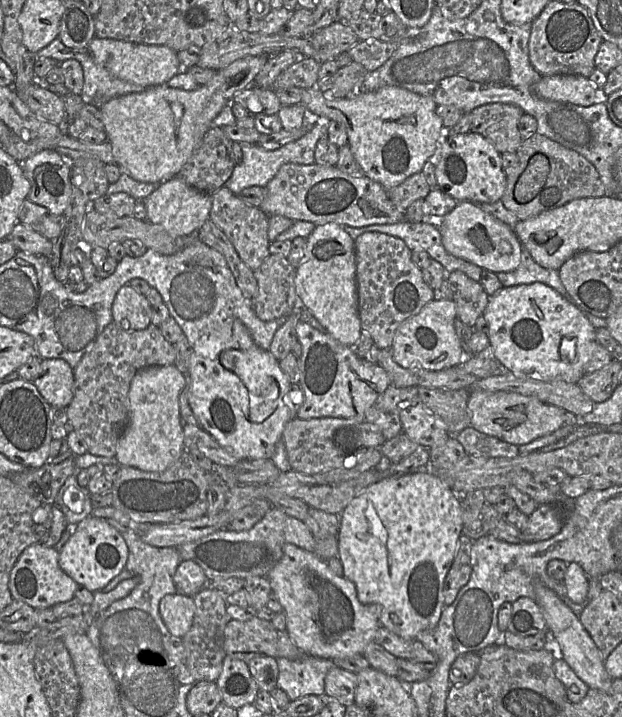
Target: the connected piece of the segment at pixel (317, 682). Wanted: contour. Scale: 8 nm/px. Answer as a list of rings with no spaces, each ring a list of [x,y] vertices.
[[[305,656],[299,660],[276,658],[279,675],[277,687],[285,691],[290,701],[308,695],[325,694],[325,677],[336,667],[331,659]]]

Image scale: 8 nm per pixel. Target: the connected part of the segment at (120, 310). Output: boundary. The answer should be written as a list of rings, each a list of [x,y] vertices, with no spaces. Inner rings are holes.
[[[129,284],[122,286],[112,304],[113,322],[123,330],[143,330],[151,324],[152,306]]]

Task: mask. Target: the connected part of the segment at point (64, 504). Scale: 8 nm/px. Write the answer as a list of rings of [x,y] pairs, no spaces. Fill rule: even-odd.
[[[74,475],[67,478],[60,488],[55,505],[64,513],[68,524],[76,525],[91,516],[91,500],[87,488],[81,487]]]

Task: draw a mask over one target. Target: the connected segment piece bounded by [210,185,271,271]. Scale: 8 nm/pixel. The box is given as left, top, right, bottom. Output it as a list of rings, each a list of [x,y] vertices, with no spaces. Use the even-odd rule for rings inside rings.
[[[224,185],[211,195],[211,221],[226,235],[241,260],[252,270],[258,269],[271,254],[268,238],[269,216],[259,207],[245,203]]]

